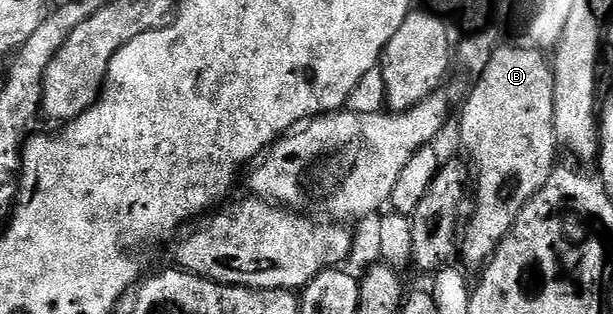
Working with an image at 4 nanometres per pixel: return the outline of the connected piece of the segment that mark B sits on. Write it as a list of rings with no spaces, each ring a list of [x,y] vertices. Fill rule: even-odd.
[[[501,44],[498,45],[497,50],[491,56],[491,60],[487,60],[481,75],[474,81],[477,83],[474,84],[473,91],[470,92],[469,99],[465,102],[465,111],[461,114],[461,142],[465,145],[466,152],[469,153],[467,162],[471,167],[472,177],[475,179],[471,186],[471,209],[468,211],[467,221],[464,223],[463,233],[459,238],[459,258],[460,261],[466,262],[466,264],[464,263],[466,267],[484,267],[485,263],[493,257],[498,244],[509,234],[515,220],[519,216],[519,212],[541,191],[543,184],[547,184],[551,172],[558,165],[557,151],[559,152],[559,145],[556,140],[555,124],[553,123],[553,117],[555,116],[555,76],[553,75],[553,65],[554,63],[542,51],[536,48],[530,48],[525,44],[522,44],[522,46],[505,46],[505,44]]]

